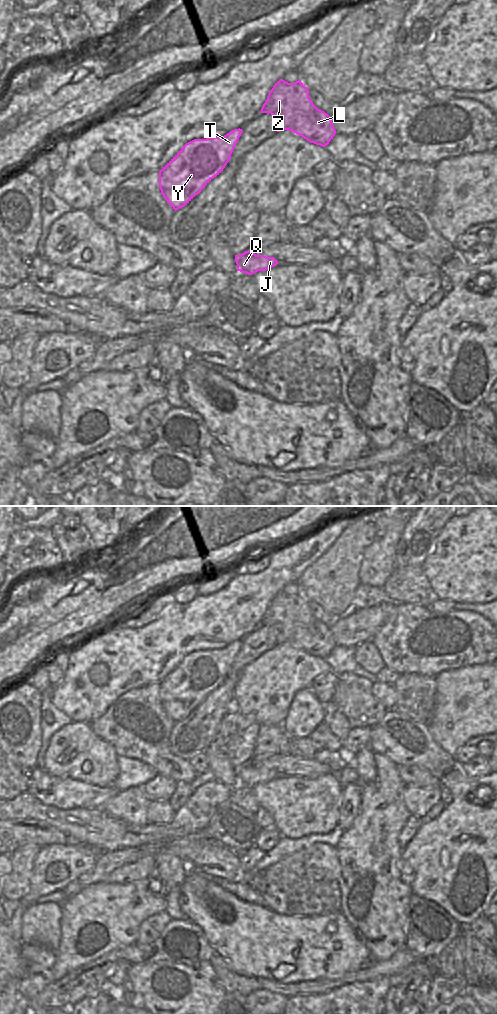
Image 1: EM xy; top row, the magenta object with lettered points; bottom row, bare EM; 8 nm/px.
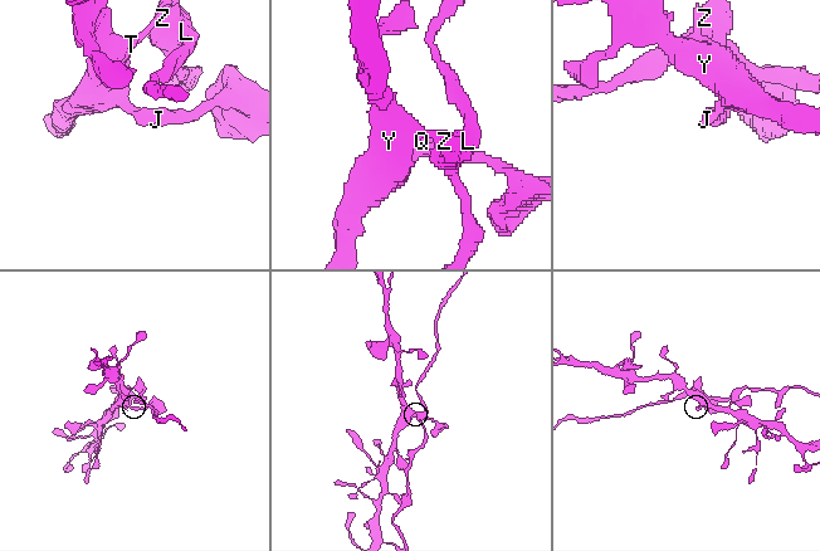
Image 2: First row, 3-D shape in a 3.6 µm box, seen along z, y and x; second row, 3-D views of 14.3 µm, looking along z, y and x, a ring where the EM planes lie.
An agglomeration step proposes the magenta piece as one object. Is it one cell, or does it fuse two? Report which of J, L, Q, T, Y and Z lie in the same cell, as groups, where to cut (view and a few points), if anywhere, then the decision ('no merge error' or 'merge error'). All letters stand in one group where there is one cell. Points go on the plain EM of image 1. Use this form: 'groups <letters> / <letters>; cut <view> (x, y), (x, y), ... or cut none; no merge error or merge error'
groups J Q T Y / L Z; cut xy (236, 641), (239, 648); merge error

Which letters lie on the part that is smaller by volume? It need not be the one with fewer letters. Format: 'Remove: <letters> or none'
Remove: L, Z

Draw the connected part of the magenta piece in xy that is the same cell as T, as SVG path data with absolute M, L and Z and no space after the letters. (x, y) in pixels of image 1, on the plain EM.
M237 641L222 649L194 651L159 683L159 700L176 723L187 717L229 672L239 652Z

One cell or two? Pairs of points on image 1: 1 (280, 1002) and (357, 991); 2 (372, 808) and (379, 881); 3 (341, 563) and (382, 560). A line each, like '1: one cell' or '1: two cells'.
1: two cells
2: one cell
3: two cells

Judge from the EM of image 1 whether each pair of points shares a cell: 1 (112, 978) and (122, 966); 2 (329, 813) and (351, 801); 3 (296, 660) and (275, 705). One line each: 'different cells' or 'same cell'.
1: same cell
2: different cells
3: same cell

